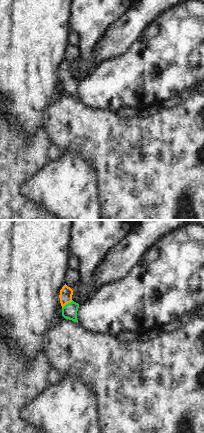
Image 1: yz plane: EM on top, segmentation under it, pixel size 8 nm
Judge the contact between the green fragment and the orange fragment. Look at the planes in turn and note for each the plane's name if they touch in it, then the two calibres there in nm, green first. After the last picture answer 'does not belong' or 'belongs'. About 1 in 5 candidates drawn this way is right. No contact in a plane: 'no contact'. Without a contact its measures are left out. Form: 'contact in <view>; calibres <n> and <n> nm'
contact in yz; calibres 120 and 100 nm

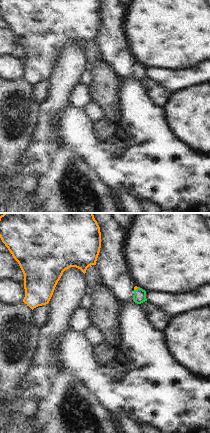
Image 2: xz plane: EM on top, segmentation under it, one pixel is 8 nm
contact in xz; calibres 100 and 20 nm

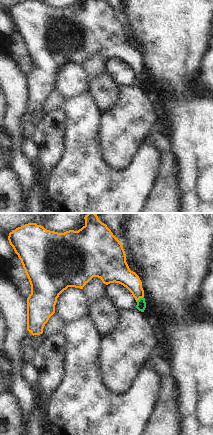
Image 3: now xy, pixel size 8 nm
contact in xy; calibres 80 and 150 nm

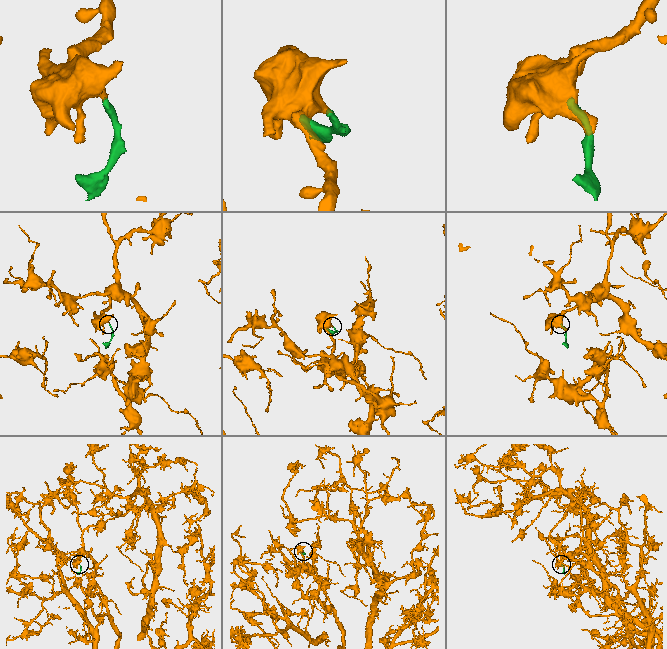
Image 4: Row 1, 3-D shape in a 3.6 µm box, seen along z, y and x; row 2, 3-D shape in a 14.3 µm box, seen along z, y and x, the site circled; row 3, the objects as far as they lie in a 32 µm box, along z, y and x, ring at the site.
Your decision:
belongs

